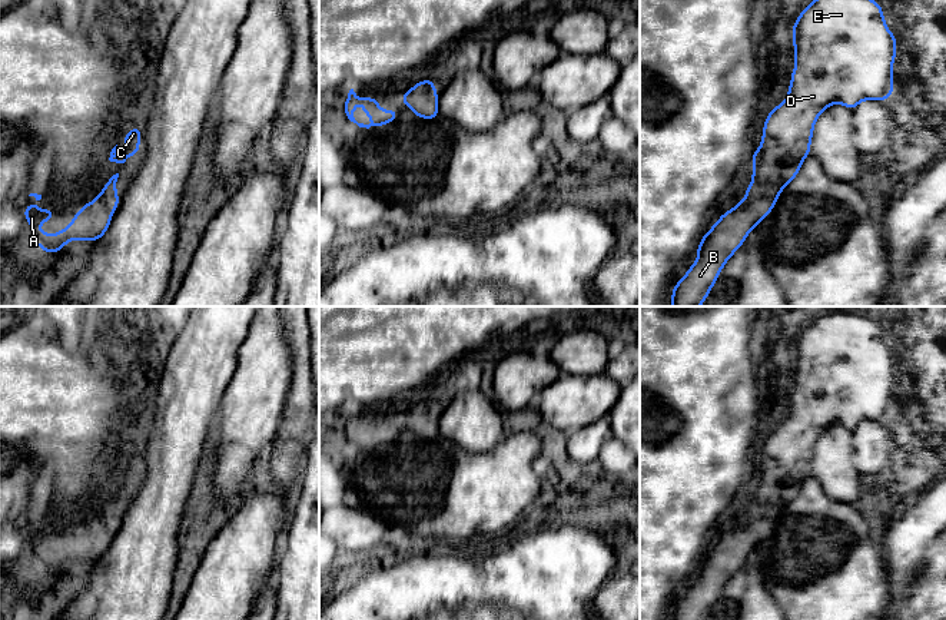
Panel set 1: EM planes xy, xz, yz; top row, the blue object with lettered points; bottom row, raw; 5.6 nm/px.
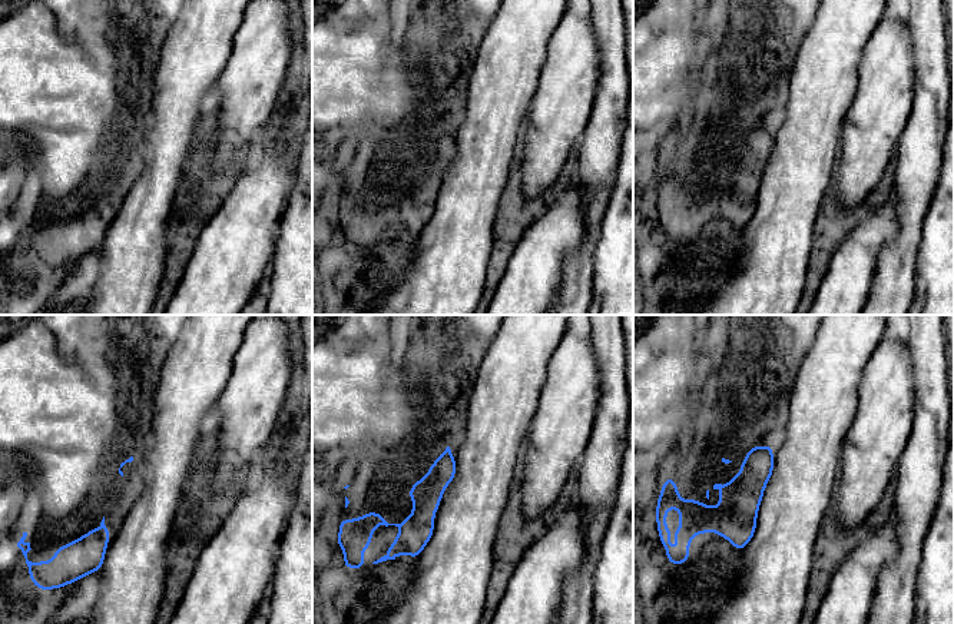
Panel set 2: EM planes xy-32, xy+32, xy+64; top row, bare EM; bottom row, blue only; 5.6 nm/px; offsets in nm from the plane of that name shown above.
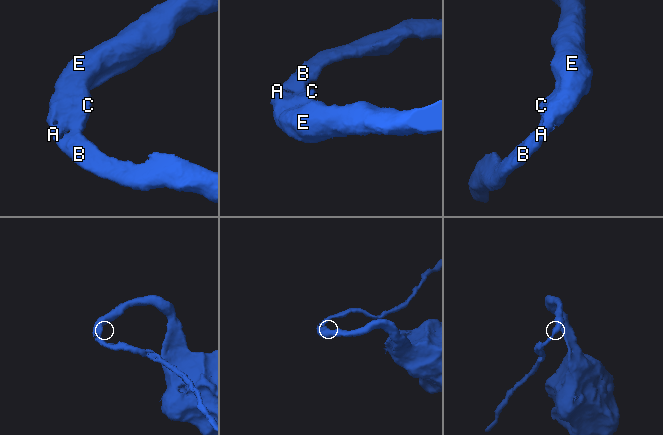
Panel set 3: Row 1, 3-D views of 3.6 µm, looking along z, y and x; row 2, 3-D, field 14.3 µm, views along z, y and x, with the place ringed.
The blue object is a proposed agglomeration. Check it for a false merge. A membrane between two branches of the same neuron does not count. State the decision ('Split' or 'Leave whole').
Leave whole

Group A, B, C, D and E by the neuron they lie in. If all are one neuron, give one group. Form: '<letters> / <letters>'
A B C D E

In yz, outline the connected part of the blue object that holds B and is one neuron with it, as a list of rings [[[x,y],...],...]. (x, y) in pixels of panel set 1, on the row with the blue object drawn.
[[[813,0],[791,27],[794,32],[796,66],[790,90],[787,99],[779,107],[773,107],[764,122],[761,146],[751,156],[753,182],[747,188],[743,202],[720,215],[718,222],[706,232],[697,246],[698,259],[673,288],[671,306],[700,306],[708,296],[724,263],[746,241],[748,232],[771,212],[784,186],[800,172],[801,162],[810,155],[814,122],[824,109],[833,103],[842,103],[853,110],[864,99],[879,102],[890,99],[893,93],[892,66],[897,49],[896,36],[886,27],[883,10],[874,0]]]

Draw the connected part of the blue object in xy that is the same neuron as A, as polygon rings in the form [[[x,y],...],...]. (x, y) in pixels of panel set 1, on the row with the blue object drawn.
[[[119,173],[113,175],[97,199],[84,203],[80,212],[72,218],[72,225],[66,226],[62,232],[54,235],[46,235],[37,229],[40,222],[52,221],[56,215],[53,209],[37,210],[37,205],[29,202],[26,210],[21,213],[31,226],[30,239],[40,245],[43,253],[60,252],[66,242],[72,239],[77,241],[99,241],[109,229],[112,213],[119,205],[119,196],[116,193],[116,182]]]

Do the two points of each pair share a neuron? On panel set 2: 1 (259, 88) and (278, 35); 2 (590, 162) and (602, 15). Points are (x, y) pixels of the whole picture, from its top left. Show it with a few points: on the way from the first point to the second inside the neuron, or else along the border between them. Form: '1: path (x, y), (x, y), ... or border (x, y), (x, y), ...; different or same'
1: path (259, 75), (259, 57), (265, 47); same
2: path (606, 125), (610, 108), (610, 52); same

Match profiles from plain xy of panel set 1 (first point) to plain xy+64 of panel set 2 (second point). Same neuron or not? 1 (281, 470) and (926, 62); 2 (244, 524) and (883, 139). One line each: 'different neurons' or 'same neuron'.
1: same neuron
2: different neurons

